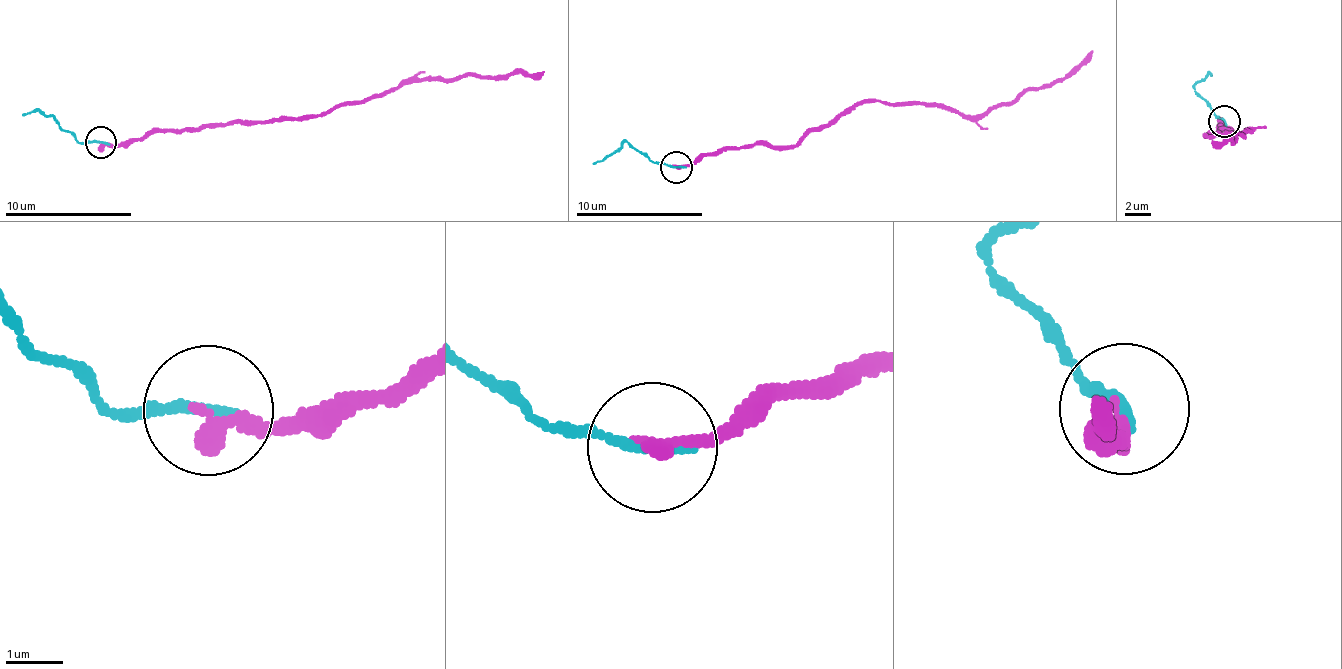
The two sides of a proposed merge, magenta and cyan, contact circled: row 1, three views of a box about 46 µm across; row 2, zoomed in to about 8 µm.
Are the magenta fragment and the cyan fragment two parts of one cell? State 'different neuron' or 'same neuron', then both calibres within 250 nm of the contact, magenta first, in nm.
different neuron; calibres 320 and 200 nm

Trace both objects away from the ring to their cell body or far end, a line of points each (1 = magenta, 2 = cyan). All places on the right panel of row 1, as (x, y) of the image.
1: (1225, 124), (1218, 122), (1231, 132), (1205, 131), (1222, 138), (1252, 132), (1234, 144), (1211, 141)
2: (1225, 121), (1215, 116), (1195, 87), (1212, 76)

